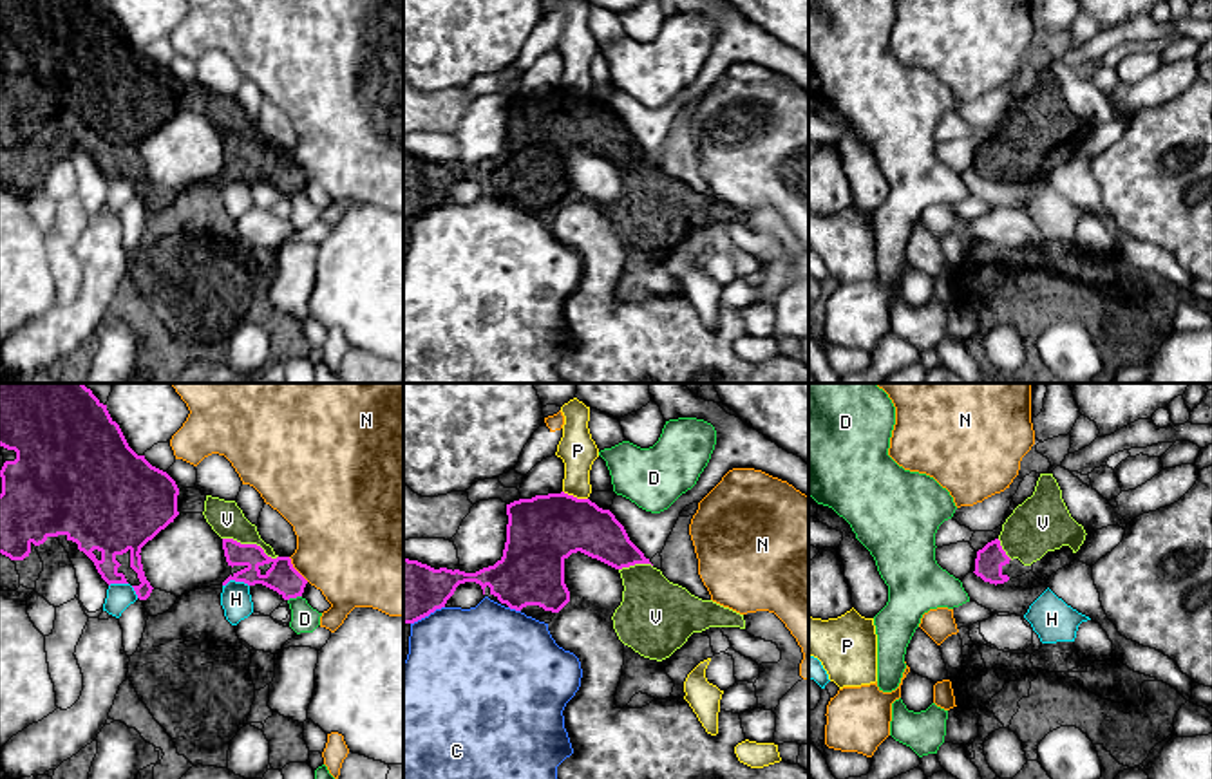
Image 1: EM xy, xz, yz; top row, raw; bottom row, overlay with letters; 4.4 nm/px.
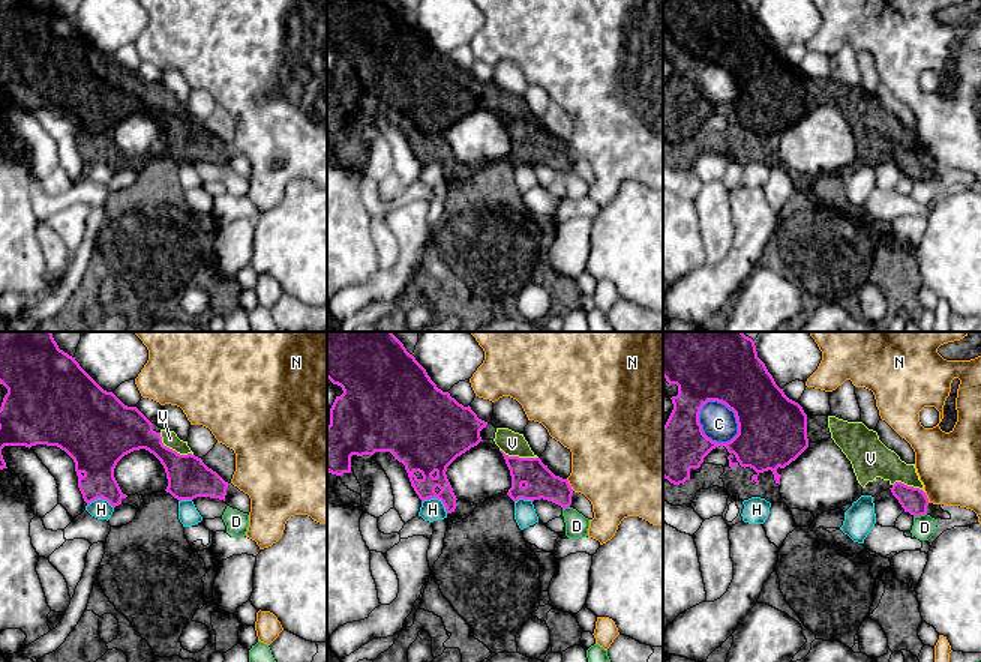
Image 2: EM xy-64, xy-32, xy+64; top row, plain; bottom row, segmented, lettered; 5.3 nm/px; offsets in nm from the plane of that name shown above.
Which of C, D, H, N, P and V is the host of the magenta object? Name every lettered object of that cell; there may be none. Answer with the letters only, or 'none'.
V

